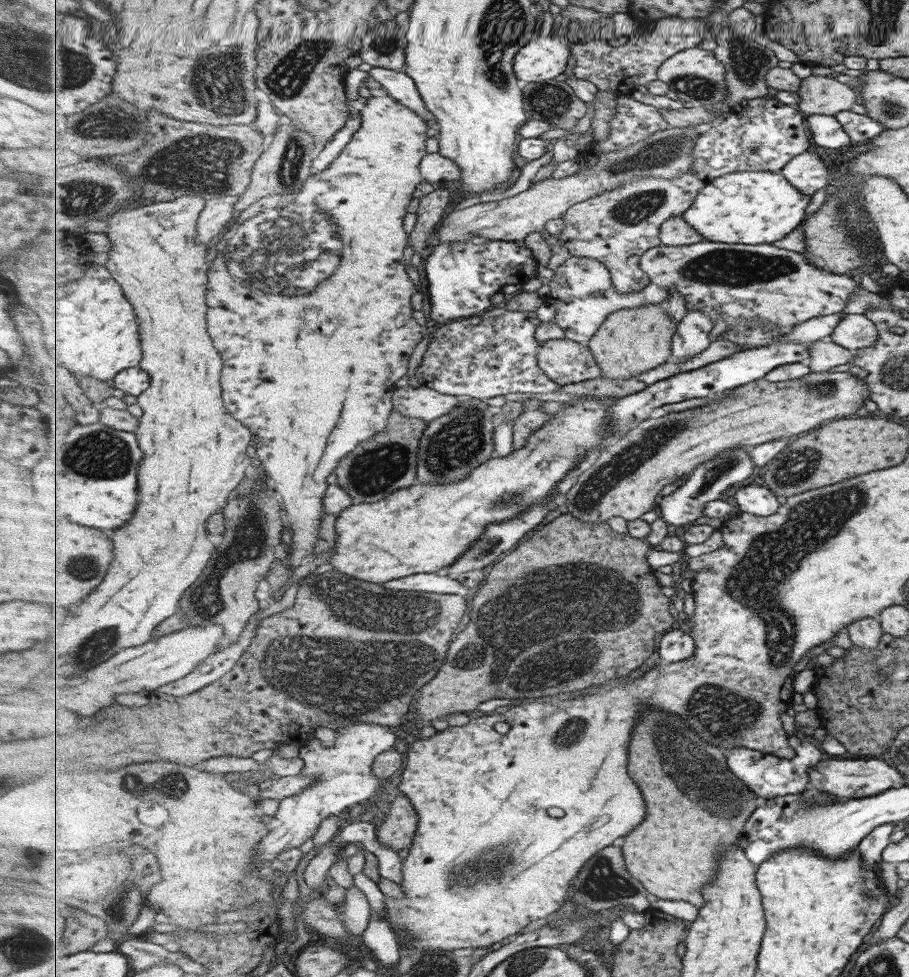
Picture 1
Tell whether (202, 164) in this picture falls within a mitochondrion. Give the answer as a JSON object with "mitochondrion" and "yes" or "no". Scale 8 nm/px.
{"mitochondrion":"yes"}

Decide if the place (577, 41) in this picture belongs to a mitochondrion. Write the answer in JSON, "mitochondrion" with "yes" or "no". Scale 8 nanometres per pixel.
{"mitochondrion":"no"}

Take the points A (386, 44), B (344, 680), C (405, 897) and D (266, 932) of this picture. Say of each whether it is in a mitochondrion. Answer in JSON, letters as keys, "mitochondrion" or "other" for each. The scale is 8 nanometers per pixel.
{"A":"mitochondrion","B":"mitochondrion","C":"other","D":"other"}

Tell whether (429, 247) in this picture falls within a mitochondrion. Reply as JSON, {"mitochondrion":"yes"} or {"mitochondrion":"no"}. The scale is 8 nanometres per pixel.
{"mitochondrion":"no"}

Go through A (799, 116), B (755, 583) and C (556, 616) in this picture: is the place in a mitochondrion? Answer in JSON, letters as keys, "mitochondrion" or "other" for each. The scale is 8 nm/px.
{"A":"other","B":"mitochondrion","C":"mitochondrion"}

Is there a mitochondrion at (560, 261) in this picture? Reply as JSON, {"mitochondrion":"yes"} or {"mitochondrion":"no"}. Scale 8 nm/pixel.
{"mitochondrion":"no"}

